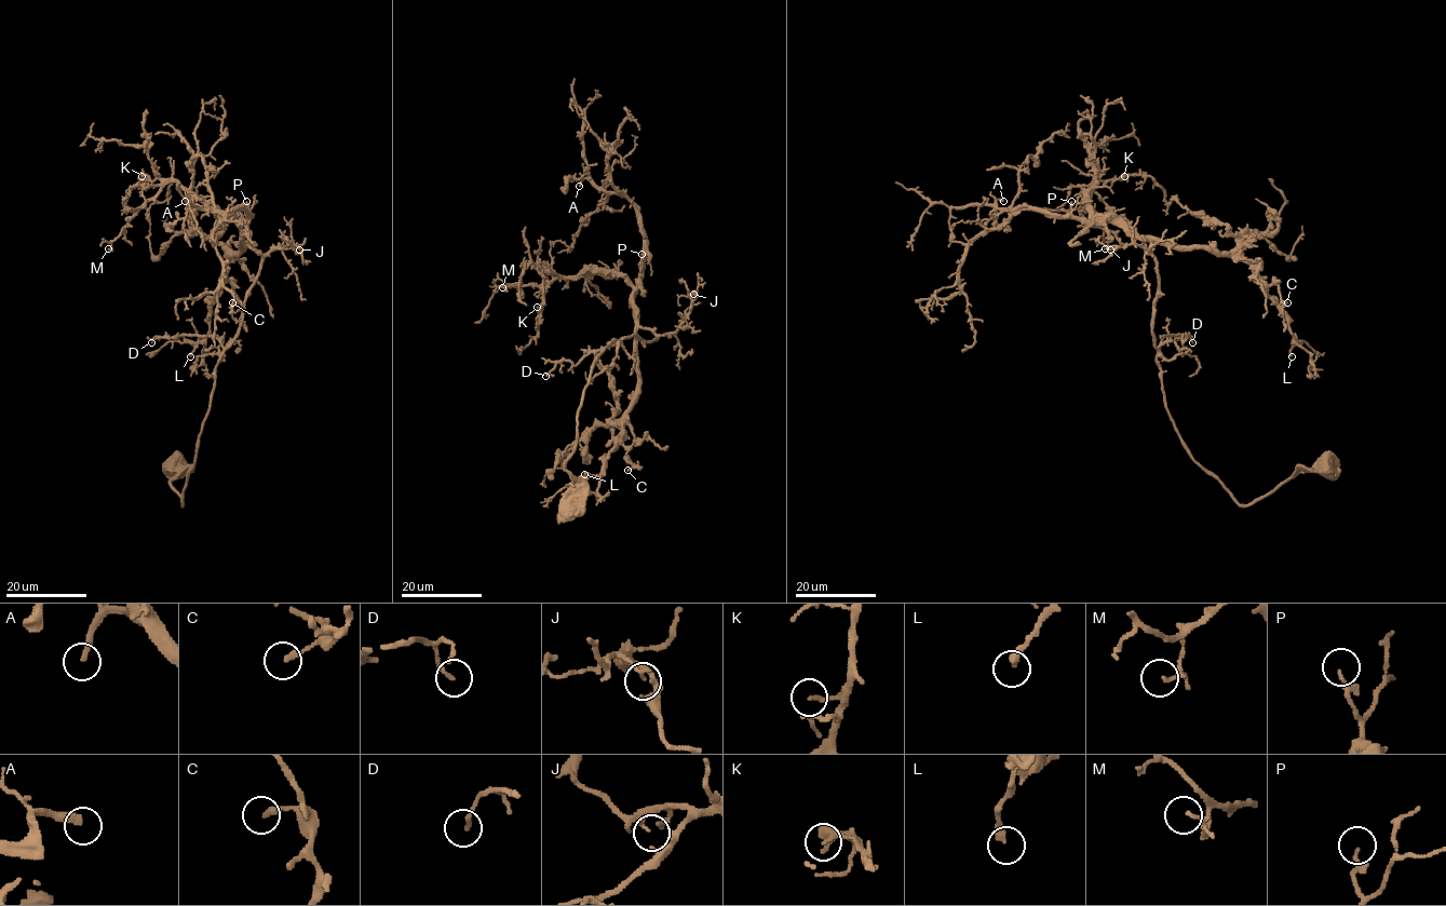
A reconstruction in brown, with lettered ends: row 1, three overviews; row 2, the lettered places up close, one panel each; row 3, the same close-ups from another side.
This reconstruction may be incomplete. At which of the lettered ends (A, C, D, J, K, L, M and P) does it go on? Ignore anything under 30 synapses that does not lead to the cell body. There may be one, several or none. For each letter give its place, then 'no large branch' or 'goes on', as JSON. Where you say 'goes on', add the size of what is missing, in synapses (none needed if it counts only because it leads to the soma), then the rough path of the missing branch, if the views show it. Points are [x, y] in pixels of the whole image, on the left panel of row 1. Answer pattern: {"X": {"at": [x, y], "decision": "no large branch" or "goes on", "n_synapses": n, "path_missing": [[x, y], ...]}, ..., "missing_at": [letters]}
{"A": {"at": [185, 201], "decision": "goes on", "n_synapses": 60, "path_missing": [[185, 201], [167, 181], [160, 184]]}, "C": {"at": [232, 302], "decision": "no large branch"}, "D": {"at": [151, 342], "decision": "no large branch"}, "J": {"at": [299, 249], "decision": "no large branch"}, "K": {"at": [142, 176], "decision": "no large branch"}, "L": {"at": [190, 356], "decision": "no large branch"}, "M": {"at": [108, 248], "decision": "no large branch"}, "P": {"at": [246, 201], "decision": "no large branch"}, "missing_at": ["A"]}

